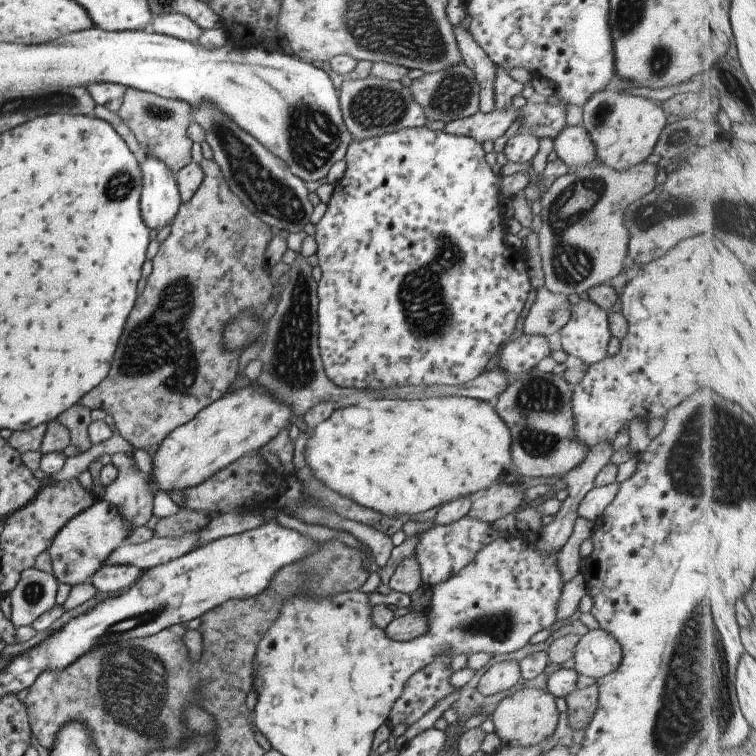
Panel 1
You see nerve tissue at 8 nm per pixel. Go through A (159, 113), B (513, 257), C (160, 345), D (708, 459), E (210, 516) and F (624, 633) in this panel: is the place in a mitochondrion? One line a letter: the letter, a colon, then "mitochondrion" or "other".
A: other
B: other
C: mitochondrion
D: mitochondrion
E: other
F: other

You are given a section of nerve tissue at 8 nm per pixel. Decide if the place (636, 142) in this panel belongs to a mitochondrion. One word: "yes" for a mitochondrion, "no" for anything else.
no

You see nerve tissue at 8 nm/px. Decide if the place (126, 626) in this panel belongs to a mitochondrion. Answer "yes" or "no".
yes

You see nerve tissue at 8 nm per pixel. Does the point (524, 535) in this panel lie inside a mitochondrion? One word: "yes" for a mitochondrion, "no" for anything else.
no

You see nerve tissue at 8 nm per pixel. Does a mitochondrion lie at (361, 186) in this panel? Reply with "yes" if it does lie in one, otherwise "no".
no

